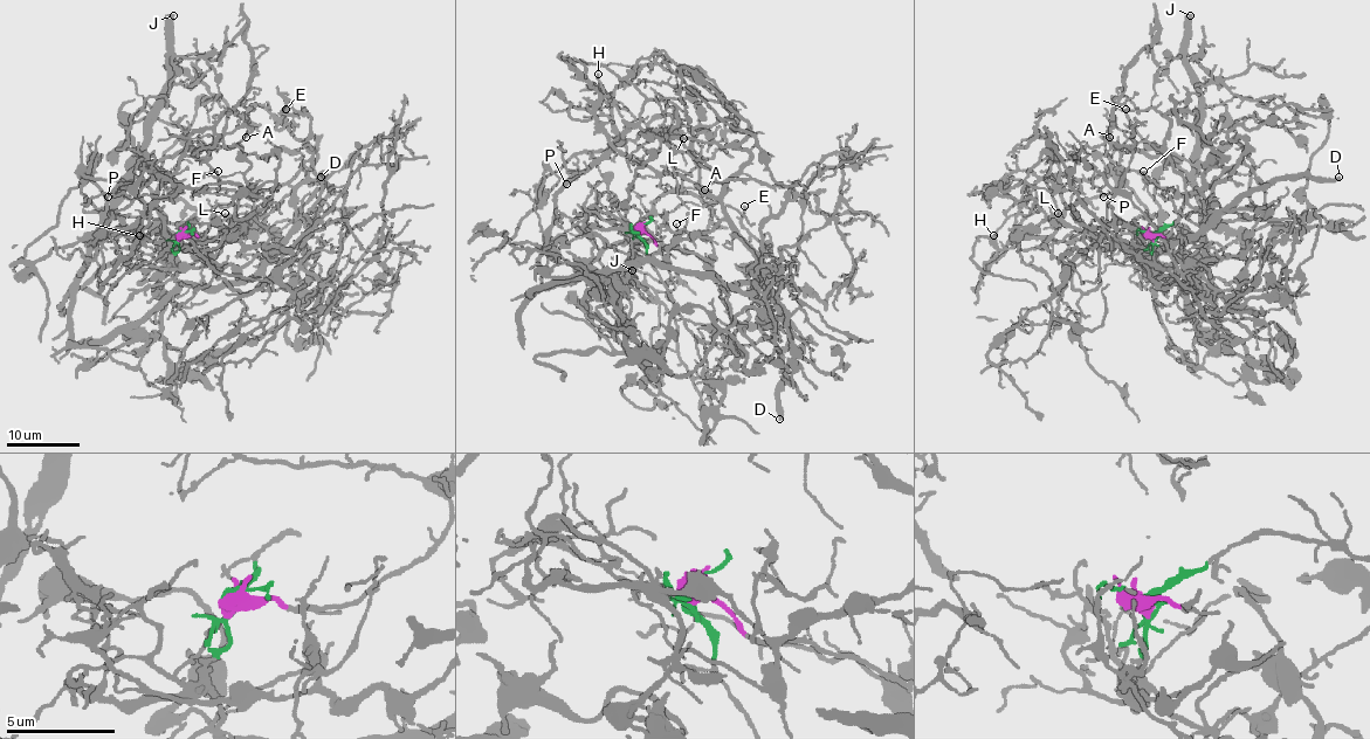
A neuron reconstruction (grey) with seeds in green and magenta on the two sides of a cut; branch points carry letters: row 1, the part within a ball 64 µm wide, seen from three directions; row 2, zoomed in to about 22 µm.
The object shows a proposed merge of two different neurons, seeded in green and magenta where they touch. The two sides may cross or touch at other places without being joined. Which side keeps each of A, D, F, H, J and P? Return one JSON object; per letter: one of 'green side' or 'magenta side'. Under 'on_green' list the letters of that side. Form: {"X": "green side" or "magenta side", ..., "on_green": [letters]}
{"A": "green side", "D": "magenta side", "F": "magenta side", "H": "green side", "J": "green side", "P": "green side", "on_green": ["A", "H", "J", "P"]}

